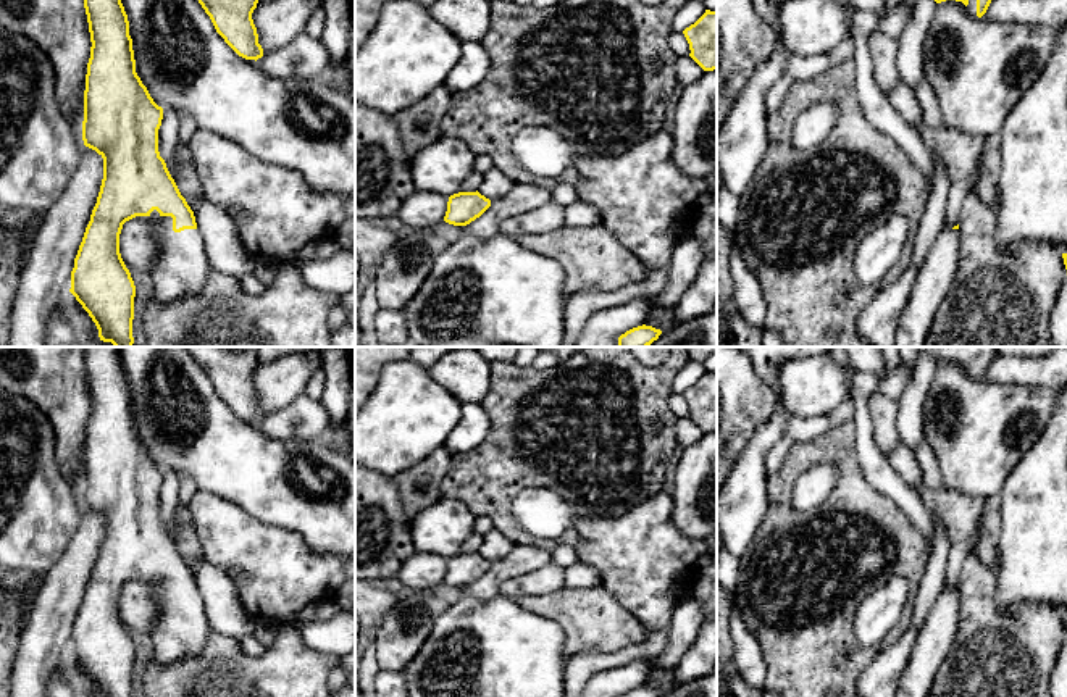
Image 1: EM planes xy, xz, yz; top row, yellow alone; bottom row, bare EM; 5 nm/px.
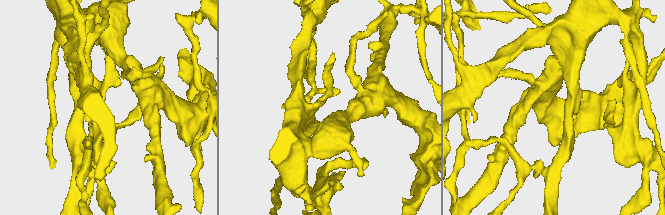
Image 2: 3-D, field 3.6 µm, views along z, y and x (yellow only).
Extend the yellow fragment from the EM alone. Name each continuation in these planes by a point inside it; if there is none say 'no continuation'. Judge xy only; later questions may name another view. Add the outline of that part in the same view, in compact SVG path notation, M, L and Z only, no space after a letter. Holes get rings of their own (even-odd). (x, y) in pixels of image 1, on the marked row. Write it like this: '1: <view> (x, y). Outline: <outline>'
1: xy (183, 267). Outline: M153 210L149 216L132 219L153 223L158 227L158 258L150 278L161 303L192 297L202 290L211 271L199 229L173 231L173 218Z

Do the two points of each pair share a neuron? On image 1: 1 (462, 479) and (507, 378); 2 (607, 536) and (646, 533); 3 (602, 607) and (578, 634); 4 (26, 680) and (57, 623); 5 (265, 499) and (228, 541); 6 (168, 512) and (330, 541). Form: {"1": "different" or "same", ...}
{"1": "same", "2": "same", "3": "same", "4": "same", "5": "different", "6": "different"}

